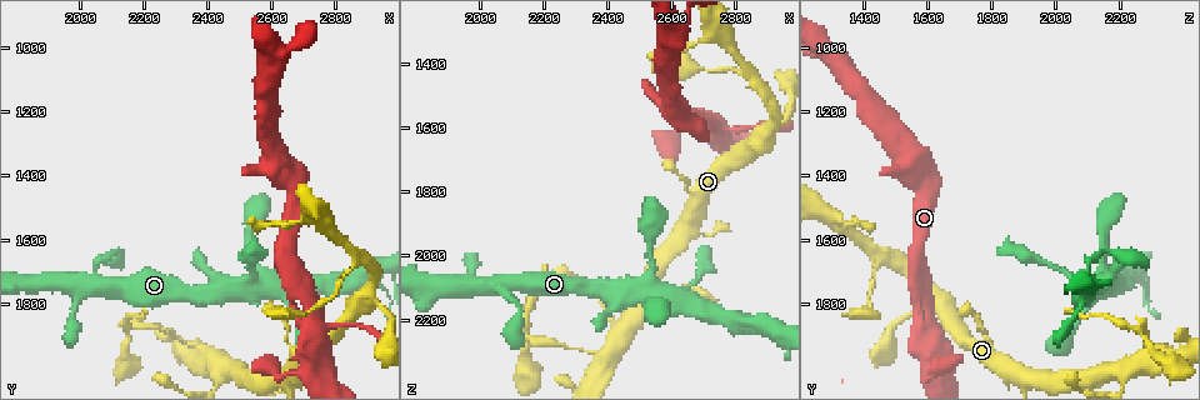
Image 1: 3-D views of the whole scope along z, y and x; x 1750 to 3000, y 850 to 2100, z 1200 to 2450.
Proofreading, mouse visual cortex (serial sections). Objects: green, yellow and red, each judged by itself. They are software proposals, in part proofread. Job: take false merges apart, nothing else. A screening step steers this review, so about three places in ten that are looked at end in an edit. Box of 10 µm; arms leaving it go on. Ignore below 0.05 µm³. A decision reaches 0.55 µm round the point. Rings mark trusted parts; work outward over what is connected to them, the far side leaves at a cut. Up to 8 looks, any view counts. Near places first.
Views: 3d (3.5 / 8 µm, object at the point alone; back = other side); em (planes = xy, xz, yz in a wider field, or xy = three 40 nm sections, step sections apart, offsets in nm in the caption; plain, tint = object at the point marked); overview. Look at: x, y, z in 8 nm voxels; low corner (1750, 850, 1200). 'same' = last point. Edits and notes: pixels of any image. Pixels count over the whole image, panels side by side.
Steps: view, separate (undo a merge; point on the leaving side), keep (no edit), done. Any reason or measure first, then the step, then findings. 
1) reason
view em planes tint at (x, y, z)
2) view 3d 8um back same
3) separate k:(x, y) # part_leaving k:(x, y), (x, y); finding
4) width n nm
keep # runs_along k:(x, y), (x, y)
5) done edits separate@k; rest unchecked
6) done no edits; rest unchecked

a fork
view 3d 3.5um at (2870, 1650, 1460)

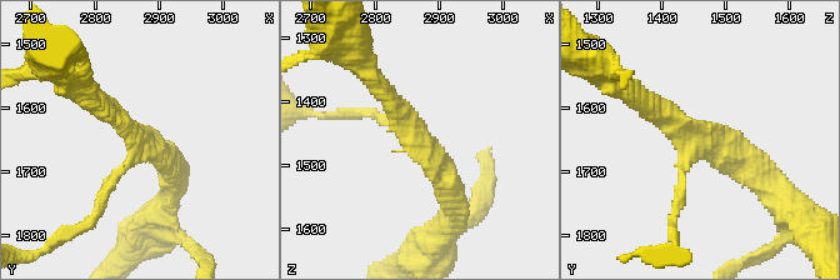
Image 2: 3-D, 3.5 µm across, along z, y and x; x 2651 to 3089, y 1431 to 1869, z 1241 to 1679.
now the EM
view em xy step 5 plain at (2875, 1645, 1460)

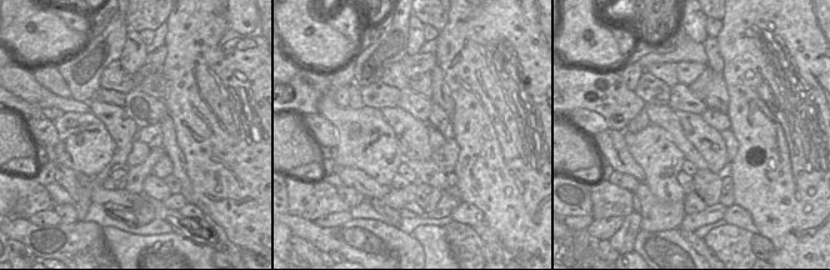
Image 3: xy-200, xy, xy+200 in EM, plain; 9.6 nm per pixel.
with the object marked
view em xy step 5 tint same

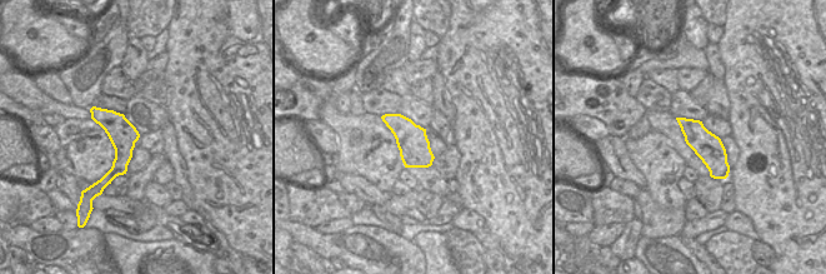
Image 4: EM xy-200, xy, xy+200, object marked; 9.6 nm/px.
arm_widths 150, 250, 350 nm
keep # runs_along 2:(454, 201), (411, 121), (376, 84); all the same cell

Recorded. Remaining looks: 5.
sharp bend
view 3d 8um at (2030, 1730, 2100)

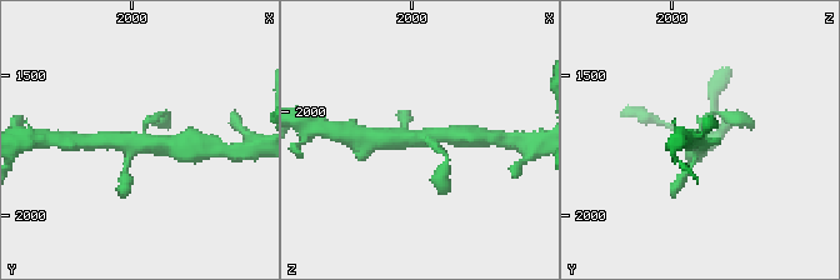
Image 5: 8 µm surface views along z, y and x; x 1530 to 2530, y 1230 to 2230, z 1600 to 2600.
arms 4; arm_widths 200, 200, 500, 500 nm; need the tissue
view em xy step 5 tint same

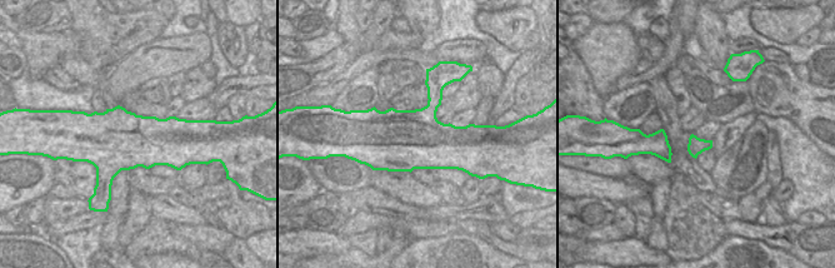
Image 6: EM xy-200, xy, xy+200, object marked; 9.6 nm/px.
keep # runs_along 5:(178, 148), (173, 144), (105, 141); one cell here

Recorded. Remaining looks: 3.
side arm on a straight run
view 3d 8um at (2410, 1960, 2300)

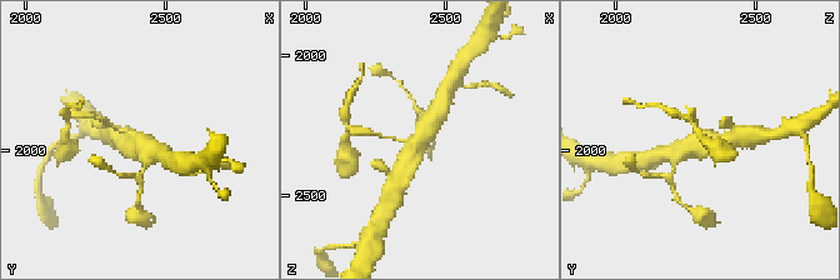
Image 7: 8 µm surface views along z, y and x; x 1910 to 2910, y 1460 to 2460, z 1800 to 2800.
view 3d 3.5um same

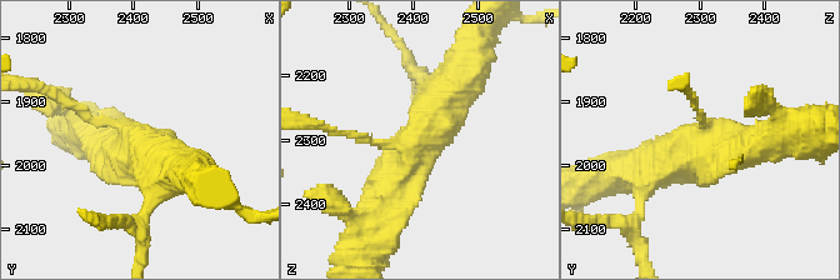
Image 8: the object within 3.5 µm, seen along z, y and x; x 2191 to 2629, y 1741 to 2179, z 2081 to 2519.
arm_widths 100, 500, 500 nm
separate 8:(353, 134) # part_leaving 8:(390, 144), (341, 135), (314, 121); a second cell is stuck on

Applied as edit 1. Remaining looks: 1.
done edits separate@8; rest unchecked

